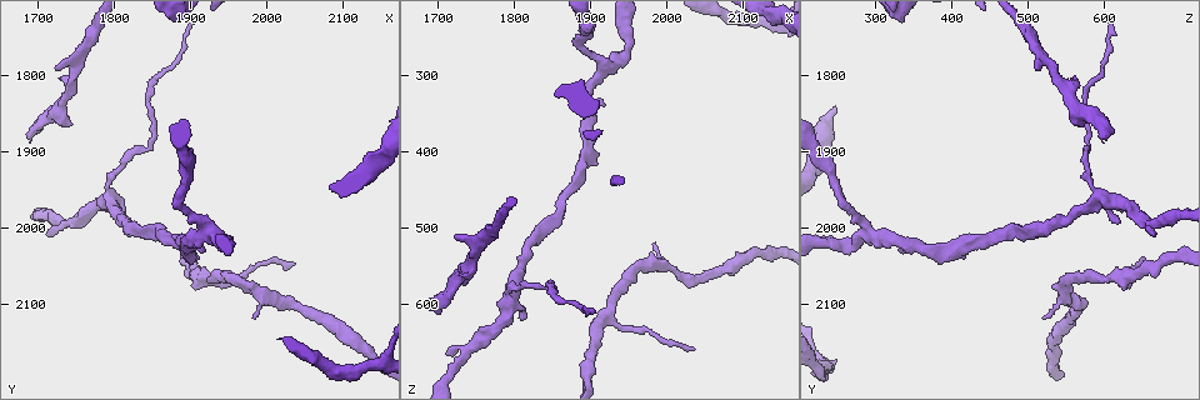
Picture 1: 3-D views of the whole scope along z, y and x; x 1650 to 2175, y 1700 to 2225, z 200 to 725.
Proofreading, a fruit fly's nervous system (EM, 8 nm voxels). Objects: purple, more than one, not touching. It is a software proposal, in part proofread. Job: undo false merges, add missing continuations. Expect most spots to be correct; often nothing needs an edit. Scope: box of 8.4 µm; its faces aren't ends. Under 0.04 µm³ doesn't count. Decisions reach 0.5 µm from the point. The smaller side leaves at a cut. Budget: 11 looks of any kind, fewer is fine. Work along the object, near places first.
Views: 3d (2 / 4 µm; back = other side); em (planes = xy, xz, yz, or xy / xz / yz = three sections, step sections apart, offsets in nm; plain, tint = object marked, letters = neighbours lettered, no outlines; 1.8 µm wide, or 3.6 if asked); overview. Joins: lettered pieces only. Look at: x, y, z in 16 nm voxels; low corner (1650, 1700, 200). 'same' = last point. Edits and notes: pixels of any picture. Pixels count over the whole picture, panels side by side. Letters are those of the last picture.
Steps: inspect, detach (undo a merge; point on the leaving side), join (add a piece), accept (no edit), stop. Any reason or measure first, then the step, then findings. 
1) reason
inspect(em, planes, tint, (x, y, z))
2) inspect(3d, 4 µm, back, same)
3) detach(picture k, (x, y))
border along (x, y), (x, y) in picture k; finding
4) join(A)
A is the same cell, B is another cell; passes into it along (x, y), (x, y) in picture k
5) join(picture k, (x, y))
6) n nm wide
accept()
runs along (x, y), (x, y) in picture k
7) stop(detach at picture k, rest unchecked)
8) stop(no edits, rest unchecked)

branch stops here
inspect(3d, 2 µm, (1810, 1990, 620))

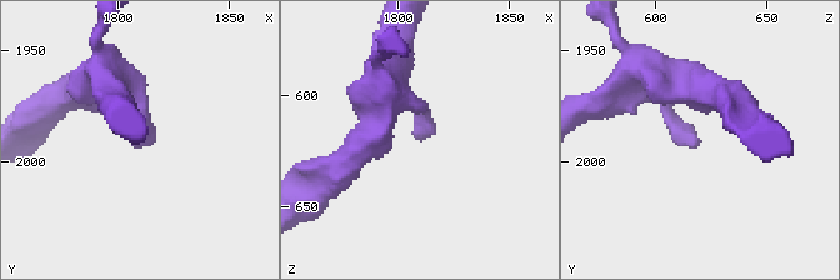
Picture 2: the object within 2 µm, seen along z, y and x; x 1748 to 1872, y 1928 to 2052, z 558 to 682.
shape alone is not enough
inspect(em, planes, tint, (1807, 1989, 618))

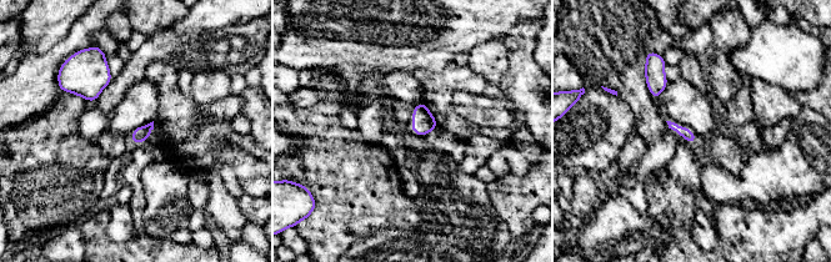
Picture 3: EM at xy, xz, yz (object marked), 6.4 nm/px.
what lies round it
inspect(em, planes, letters, same)

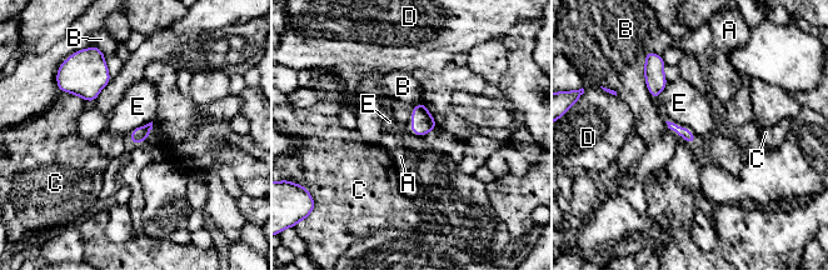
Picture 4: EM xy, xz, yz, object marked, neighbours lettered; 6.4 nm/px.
accept()
A, B, C, D and E are other cells; border along (666, 120), (687, 128), (697, 141) in picture 4; no lettered piece goes on from it

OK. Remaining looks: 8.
free end
inspect(3d, 4 µm, (1985, 2120, 520))

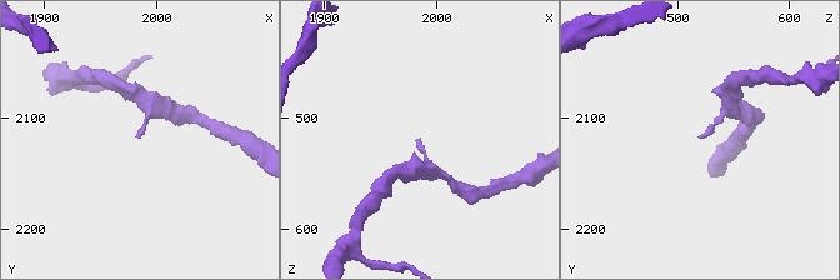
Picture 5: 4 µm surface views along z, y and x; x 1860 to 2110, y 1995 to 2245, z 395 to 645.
need the tissue
inspect(em, yz, step 8, letters, (1984, 2118, 520))

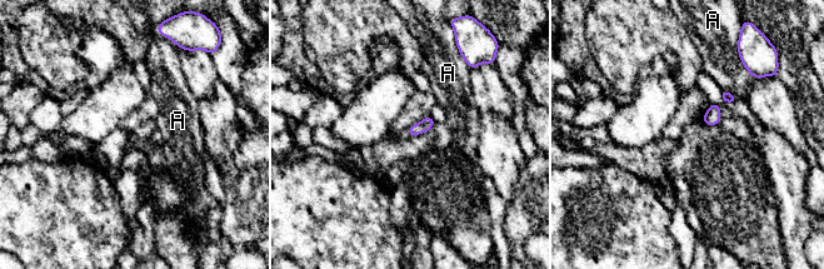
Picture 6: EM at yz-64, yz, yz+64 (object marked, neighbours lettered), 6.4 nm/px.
accept()
A is another cell; none of them fits

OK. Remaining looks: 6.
free end
inspect(3d, 2 µm, (1690, 1875, 605))

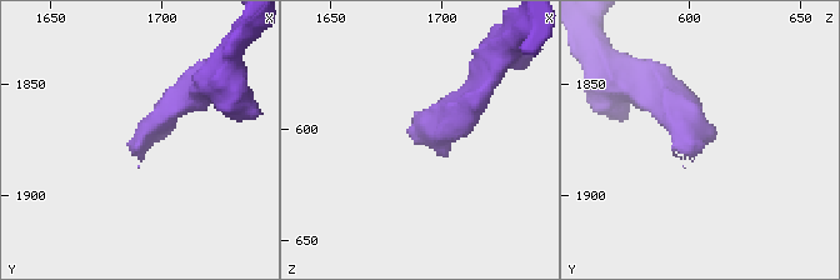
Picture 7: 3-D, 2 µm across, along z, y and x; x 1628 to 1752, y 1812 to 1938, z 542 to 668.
now the EM
inspect(em, planes, letters, (1687, 1879, 607))

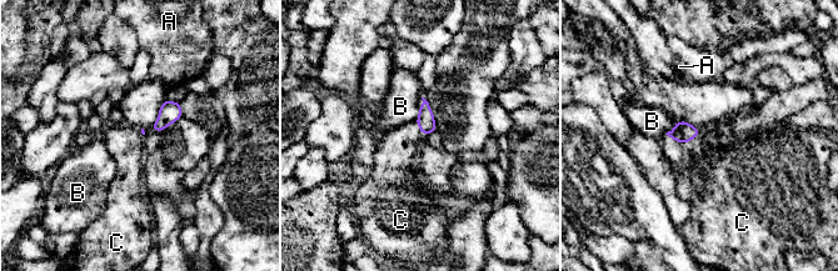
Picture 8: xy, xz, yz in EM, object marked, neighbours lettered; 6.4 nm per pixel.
join(C)
C is the same cell, A and B are other cells; passes into it along (683, 131), (683, 142), (714, 165) in picture 8; it goes on there

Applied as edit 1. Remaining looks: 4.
inspect(overview)

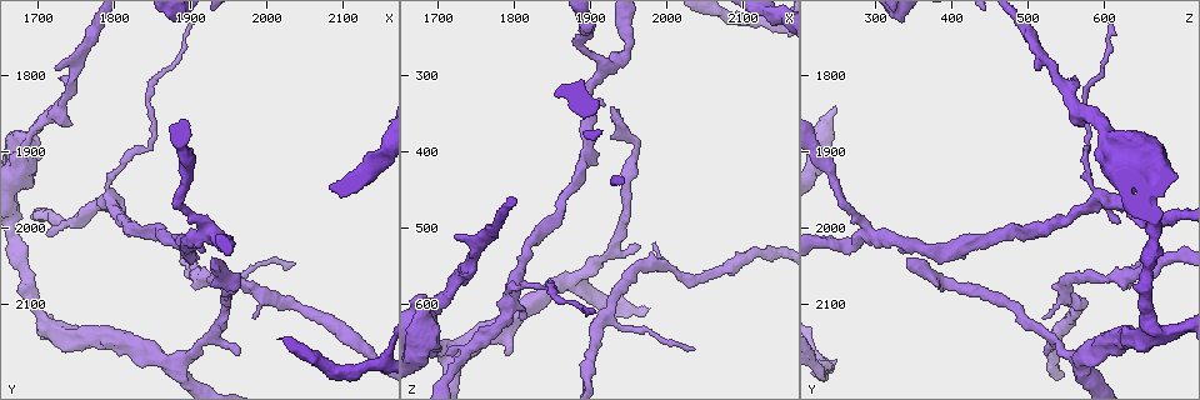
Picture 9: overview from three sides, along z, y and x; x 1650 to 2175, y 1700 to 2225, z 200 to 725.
branch stops here
inspect(3d, 2 µm, back, (1725, 1790, 515))

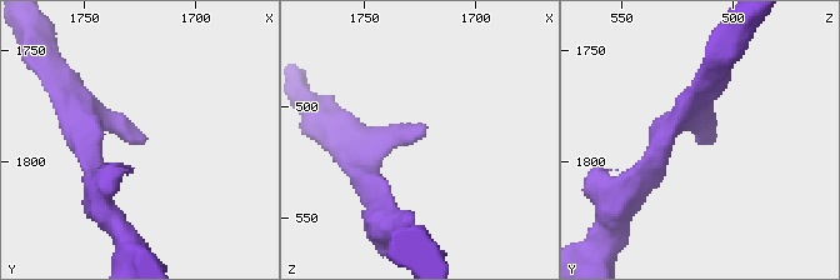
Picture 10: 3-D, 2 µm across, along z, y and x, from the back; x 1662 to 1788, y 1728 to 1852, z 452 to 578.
need the tissue
inspect(em, planes, plain, (1723, 1791, 513))

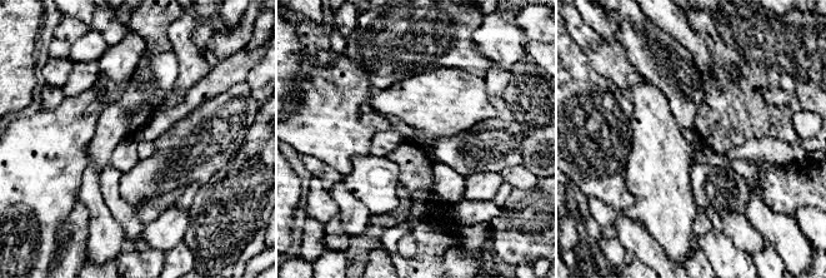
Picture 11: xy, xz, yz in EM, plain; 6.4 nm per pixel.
see the neighbours
inspect(em, planes, letters, same)

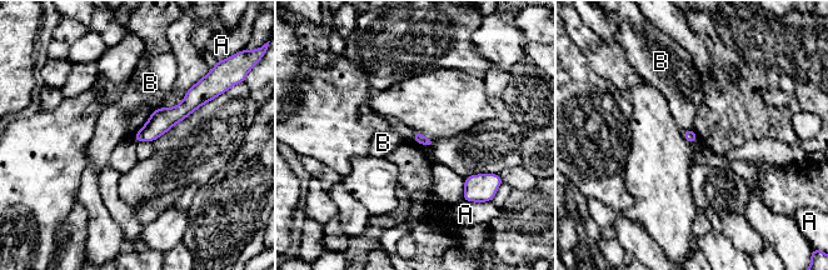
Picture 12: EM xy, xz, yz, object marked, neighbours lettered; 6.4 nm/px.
accept()
A and B are other cells; runs along (199, 101), (164, 118), (138, 138) in picture 12; none of them fits

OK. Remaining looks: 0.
stop(join at picture 8, rest unchecked)

